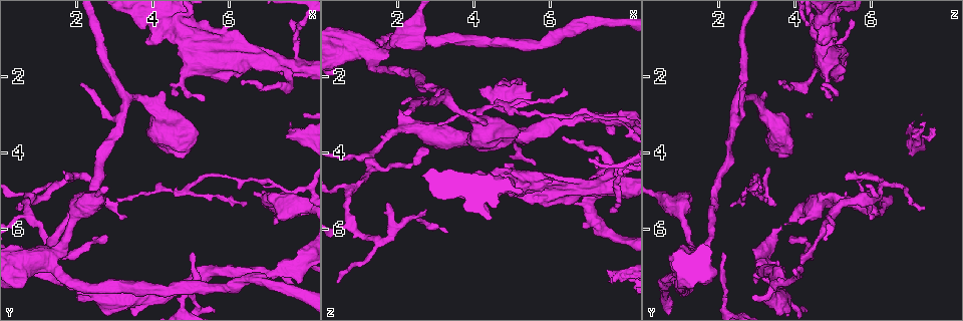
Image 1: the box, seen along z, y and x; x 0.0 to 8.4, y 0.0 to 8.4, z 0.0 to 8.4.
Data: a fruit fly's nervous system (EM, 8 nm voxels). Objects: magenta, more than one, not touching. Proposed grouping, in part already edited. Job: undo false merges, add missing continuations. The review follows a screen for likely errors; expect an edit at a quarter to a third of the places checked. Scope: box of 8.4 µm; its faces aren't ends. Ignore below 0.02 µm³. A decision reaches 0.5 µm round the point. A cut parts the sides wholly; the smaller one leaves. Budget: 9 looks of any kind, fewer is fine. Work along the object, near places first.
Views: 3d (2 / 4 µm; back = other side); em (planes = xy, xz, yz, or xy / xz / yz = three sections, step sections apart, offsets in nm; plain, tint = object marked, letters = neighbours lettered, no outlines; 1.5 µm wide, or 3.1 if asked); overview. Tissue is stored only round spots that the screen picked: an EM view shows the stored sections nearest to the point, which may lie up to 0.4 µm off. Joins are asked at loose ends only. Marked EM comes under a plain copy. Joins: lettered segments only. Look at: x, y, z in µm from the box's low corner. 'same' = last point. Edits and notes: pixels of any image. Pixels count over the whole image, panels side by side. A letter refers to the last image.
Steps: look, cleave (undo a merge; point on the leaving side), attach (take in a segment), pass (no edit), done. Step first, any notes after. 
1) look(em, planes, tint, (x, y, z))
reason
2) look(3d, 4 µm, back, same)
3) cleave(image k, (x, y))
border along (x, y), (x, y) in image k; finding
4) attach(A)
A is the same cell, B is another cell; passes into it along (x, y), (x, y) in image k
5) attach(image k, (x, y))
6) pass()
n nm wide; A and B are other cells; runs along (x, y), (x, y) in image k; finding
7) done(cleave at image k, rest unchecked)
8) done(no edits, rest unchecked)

look(em, planes, letters, (1.35, 6.75, 4.20))
four or more arms meet

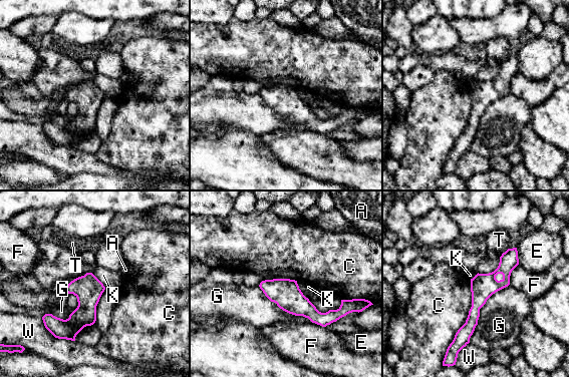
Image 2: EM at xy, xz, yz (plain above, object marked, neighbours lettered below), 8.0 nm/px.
pass()
A, C, E, F, G, K, T and W are other cells; border along (471, 280), (468, 317), (447, 349) in image 2; one neuron here

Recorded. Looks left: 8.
look(3d, 4 µm, (3.40, 5.70, 6.05))
tapers out

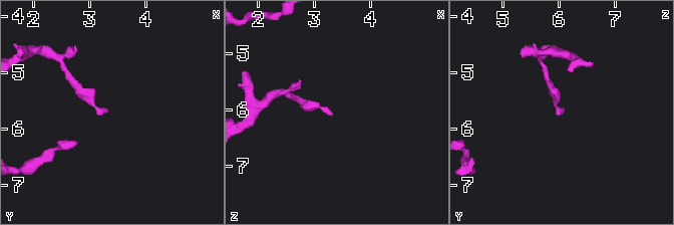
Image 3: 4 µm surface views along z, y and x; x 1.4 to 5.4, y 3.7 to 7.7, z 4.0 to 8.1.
look(em, planes, tint, (3.30, 5.70, 6.05))
now the EM

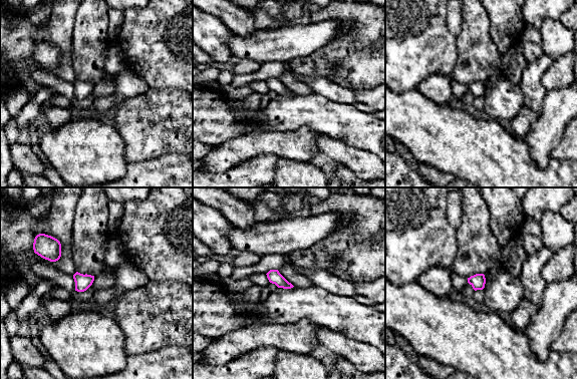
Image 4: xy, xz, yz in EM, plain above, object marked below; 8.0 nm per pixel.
look(em, planes, letters, same)
see the neighbours

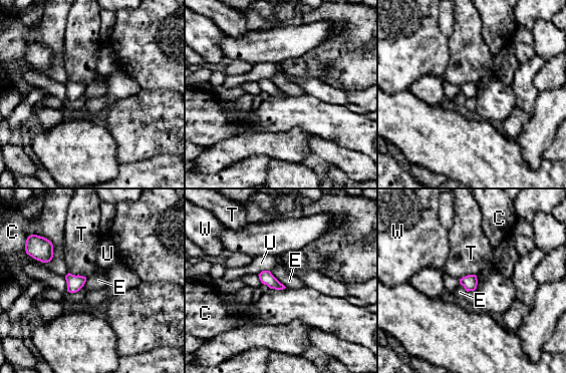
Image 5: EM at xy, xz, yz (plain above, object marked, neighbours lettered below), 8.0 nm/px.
pass()
110 nm wide; C, E, T, U and W are other cells; none of them fits

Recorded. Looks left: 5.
look(em, xz, step 8, tint, (2.15, 2.25, 2.75))
thin end

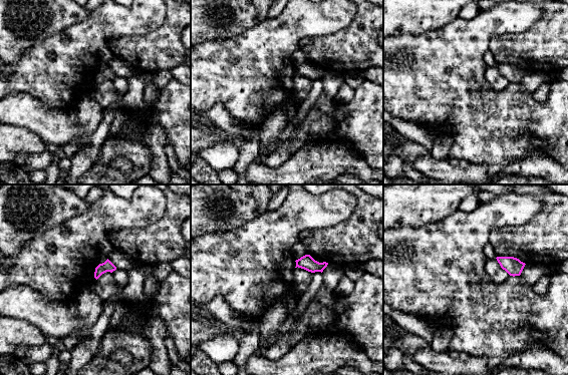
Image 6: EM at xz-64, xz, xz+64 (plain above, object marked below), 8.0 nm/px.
look(em, planes, letters, same)

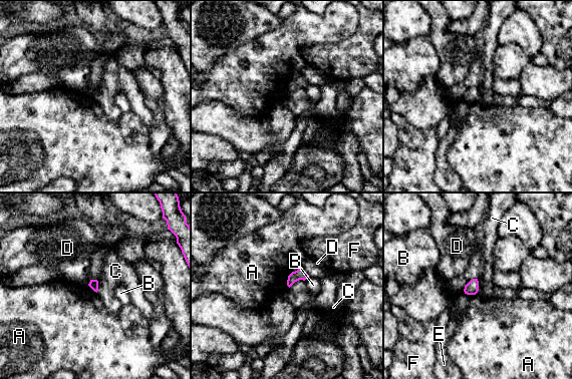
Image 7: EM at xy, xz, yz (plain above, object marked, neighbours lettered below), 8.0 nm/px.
pass()
A, B, C, D, E and F are other cells; border along (304, 280), (298, 280), (289, 288) in image 7; no lettered segment goes on from it

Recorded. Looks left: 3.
look(3d, 4 µm, (5.10, 6.65, 2.15))
tapers out

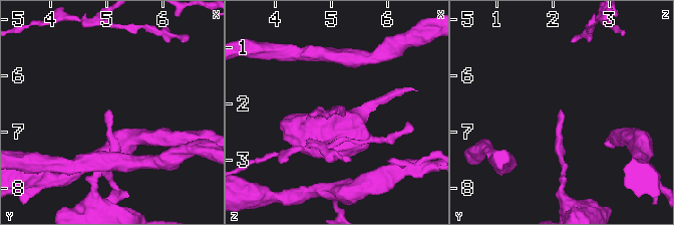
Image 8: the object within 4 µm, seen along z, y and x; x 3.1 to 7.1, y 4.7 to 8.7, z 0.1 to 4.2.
look(em, xz, step 8, letters, (5.10, 6.60, 2.15))

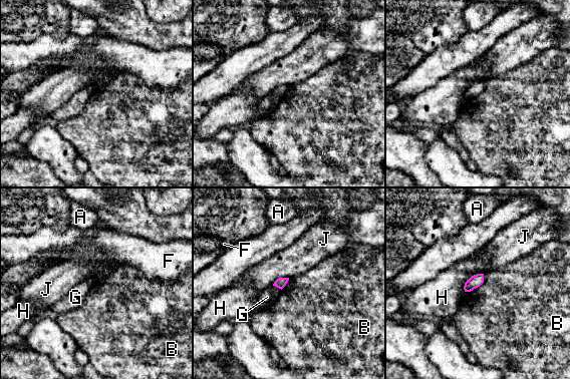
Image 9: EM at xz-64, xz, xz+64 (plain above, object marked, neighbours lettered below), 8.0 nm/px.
pass()
A, B, F, G, H and J are other cells; border along (484, 274), (484, 281), (466, 292) in image 9; no lettered segment goes on from it

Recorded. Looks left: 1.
done(no edits, rest unchecked)

